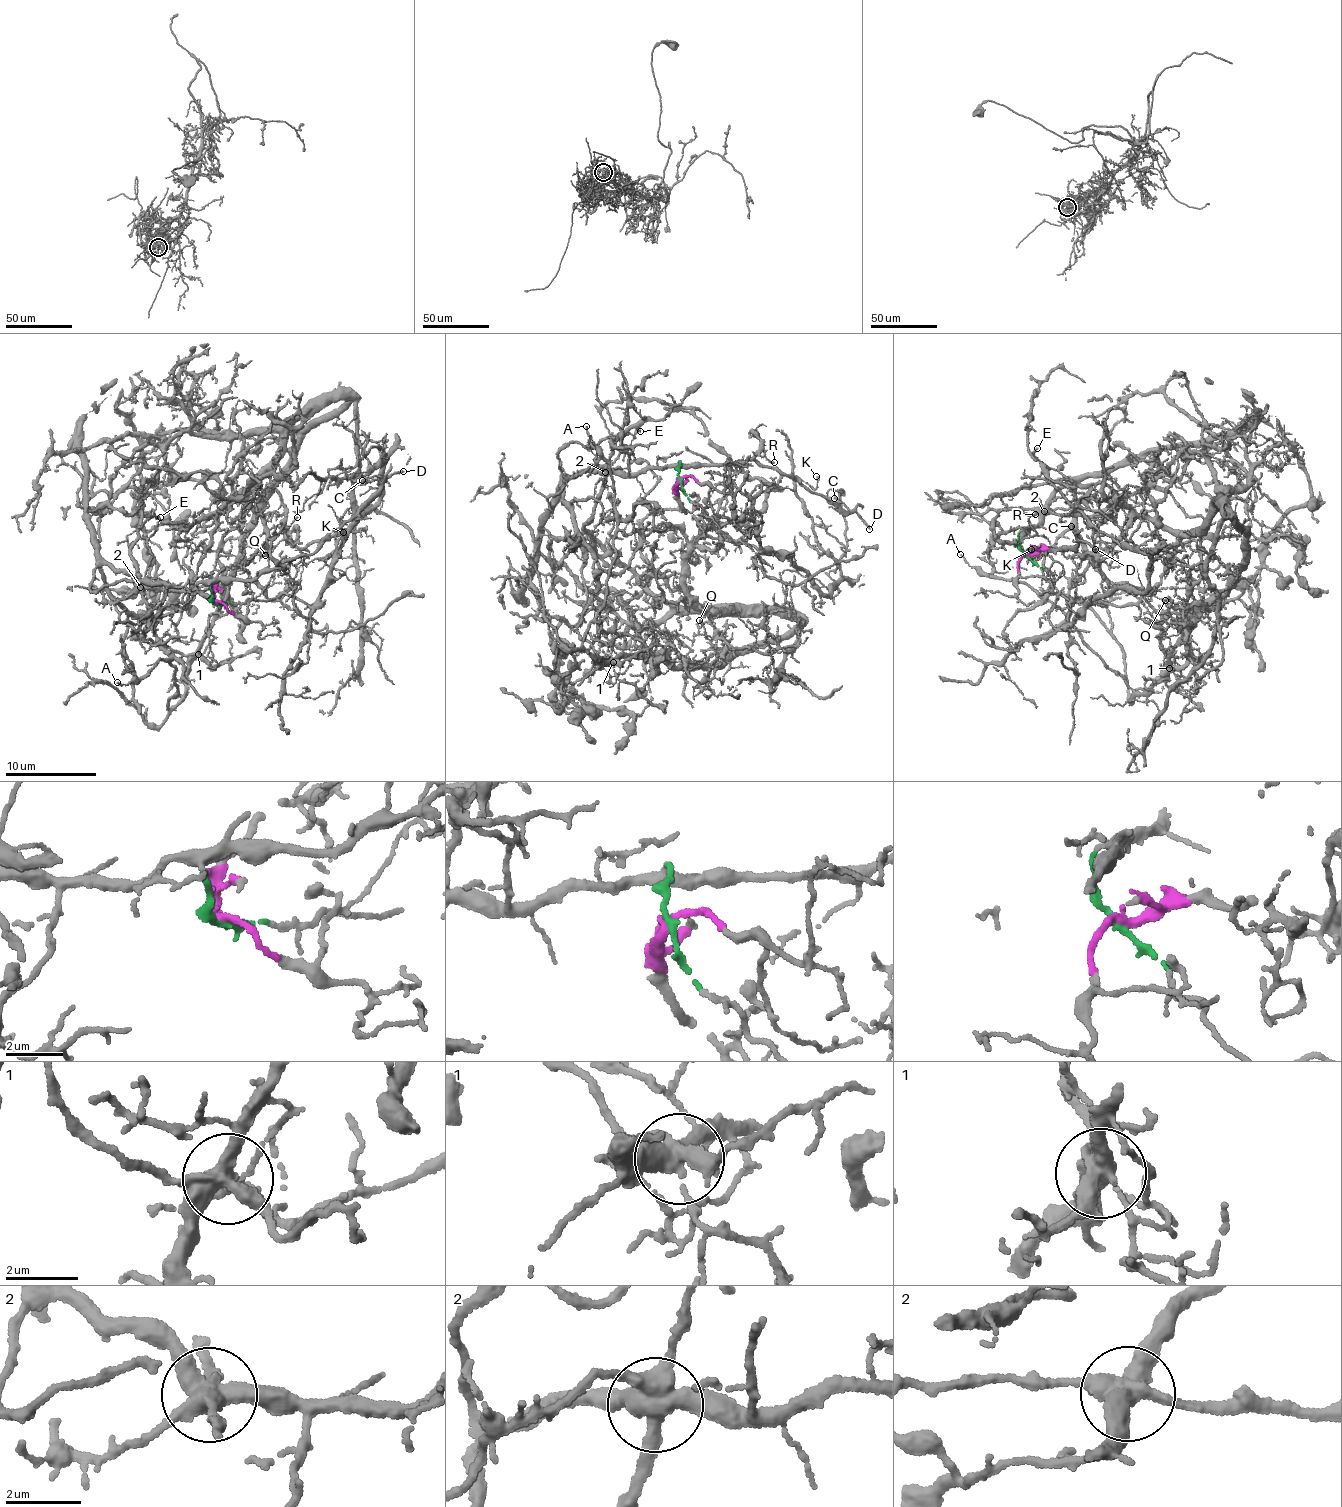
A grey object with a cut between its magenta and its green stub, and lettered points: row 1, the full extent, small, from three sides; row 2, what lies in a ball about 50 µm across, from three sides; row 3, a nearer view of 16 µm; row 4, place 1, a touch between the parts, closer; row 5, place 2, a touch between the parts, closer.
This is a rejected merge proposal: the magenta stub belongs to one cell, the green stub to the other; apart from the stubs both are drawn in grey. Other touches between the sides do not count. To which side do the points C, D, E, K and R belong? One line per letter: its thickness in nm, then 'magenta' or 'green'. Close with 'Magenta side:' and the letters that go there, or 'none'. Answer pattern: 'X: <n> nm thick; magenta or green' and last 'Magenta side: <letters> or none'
C: 130 nm thick; green
D: 160 nm thick; green
E: 120 nm thick; green
K: 130 nm thick; green
R: 130 nm thick; green
Magenta side: none

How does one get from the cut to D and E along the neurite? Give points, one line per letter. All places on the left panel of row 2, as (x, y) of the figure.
D: (215, 602), (211, 585), (217, 576), (253, 581), (290, 559), (310, 555), (390, 477), (404, 470)
E: (215, 602), (207, 584), (137, 587), (129, 575), (102, 564), (90, 585), (93, 591), (141, 579), (159, 516)

